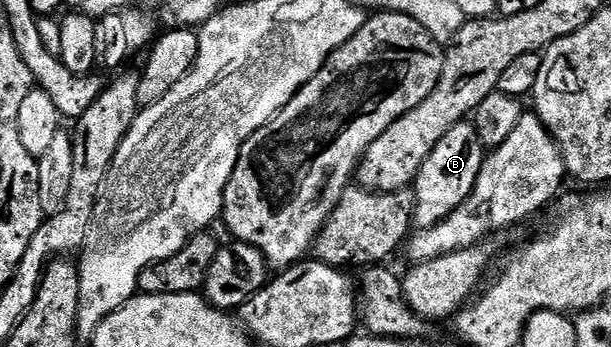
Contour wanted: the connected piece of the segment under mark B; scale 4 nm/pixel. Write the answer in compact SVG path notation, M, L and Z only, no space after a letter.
M471 121L459 122L457 126L450 128L450 132L446 132L446 136L442 136L442 140L438 140L434 152L426 156L426 164L422 164L414 183L416 192L414 222L419 229L430 229L438 225L467 200L478 180L485 157L486 147Z

